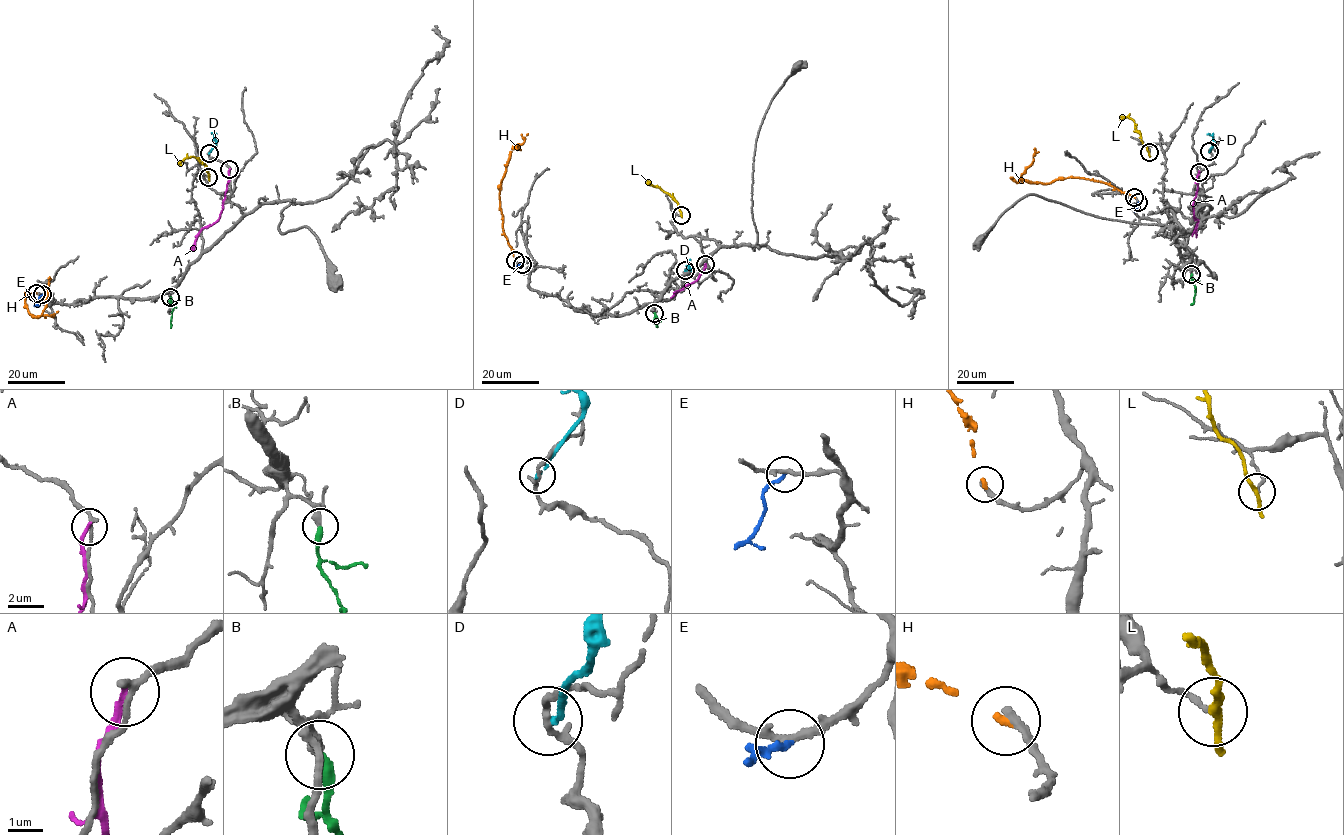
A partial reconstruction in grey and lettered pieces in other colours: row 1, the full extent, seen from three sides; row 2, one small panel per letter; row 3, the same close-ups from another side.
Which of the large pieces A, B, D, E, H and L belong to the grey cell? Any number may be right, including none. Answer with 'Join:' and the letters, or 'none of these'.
Join: B

